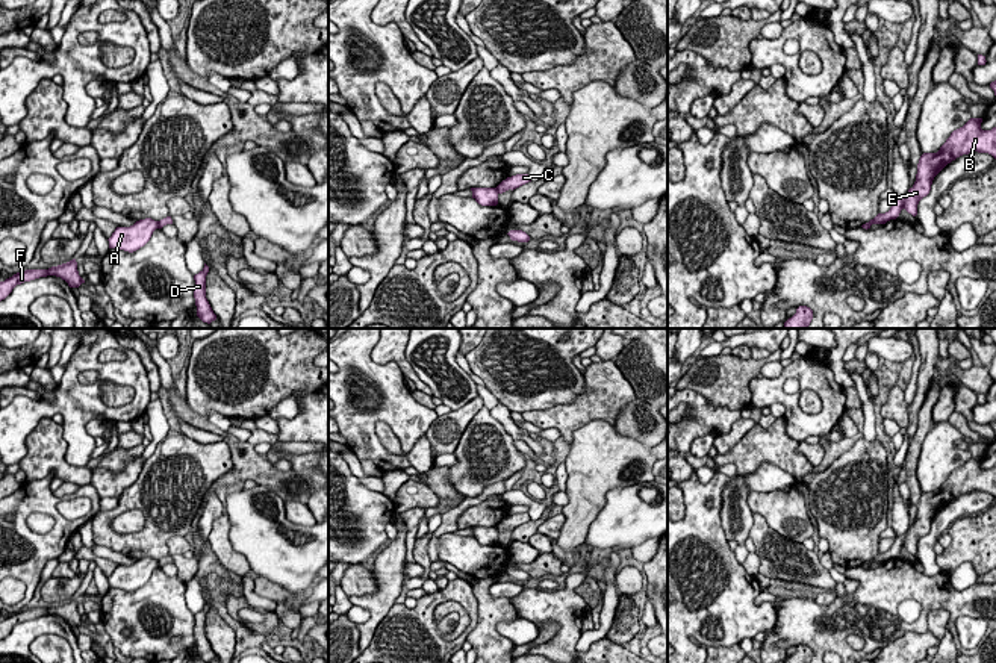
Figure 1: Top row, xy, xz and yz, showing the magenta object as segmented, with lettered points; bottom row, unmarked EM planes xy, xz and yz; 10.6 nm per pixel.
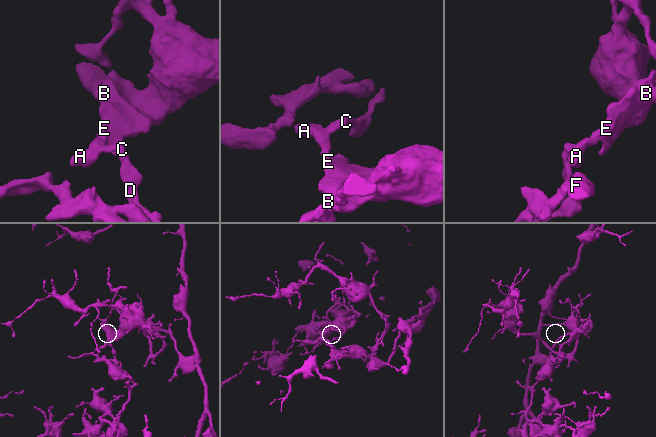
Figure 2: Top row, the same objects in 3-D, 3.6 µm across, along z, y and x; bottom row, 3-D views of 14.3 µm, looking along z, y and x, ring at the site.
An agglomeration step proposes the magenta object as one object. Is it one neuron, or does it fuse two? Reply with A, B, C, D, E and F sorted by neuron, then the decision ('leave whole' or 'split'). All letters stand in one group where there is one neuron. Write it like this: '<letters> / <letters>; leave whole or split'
A B E / C D F; split

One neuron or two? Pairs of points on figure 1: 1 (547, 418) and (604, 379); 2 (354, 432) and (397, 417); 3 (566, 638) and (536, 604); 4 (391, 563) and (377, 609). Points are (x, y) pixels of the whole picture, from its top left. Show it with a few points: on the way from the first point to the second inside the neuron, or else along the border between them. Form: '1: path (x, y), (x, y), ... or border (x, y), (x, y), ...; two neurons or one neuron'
1: path (562, 418), (572, 417), (595, 394); one neuron
2: path (365, 421), (371, 415), (386, 415); one neuron
3: path (566, 627), (547, 606); one neuron
4: path (389, 574), (388, 591), (383, 598); one neuron

